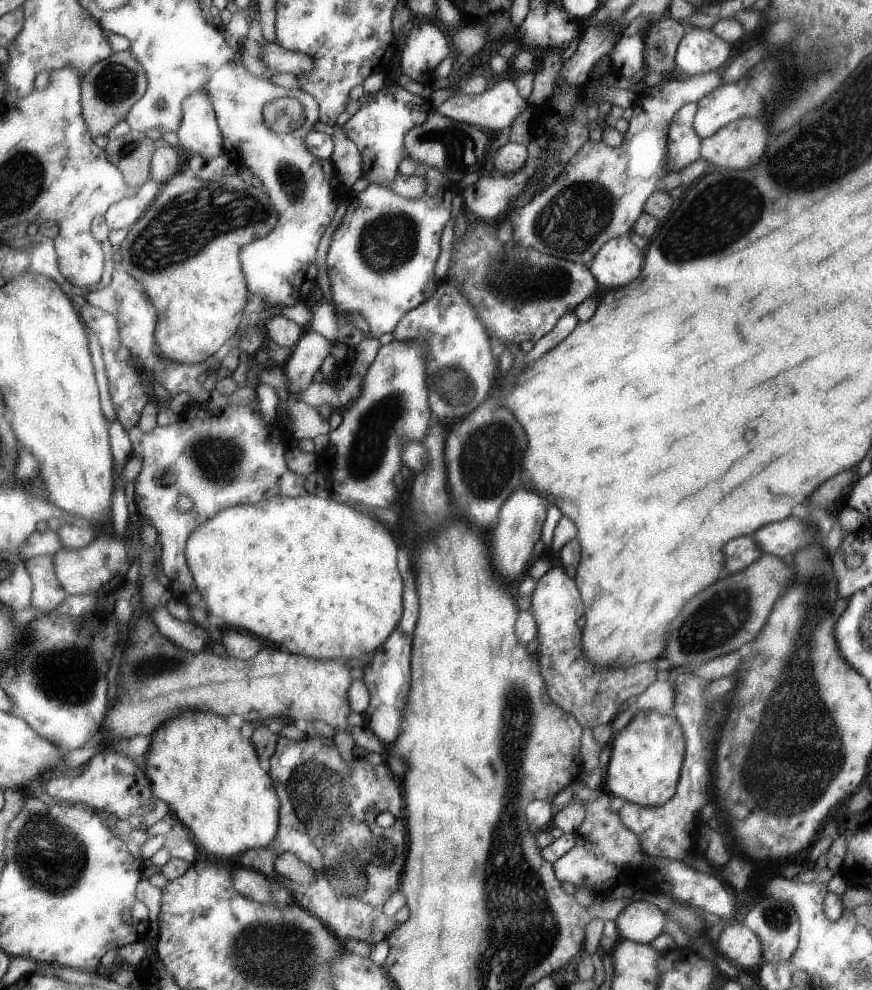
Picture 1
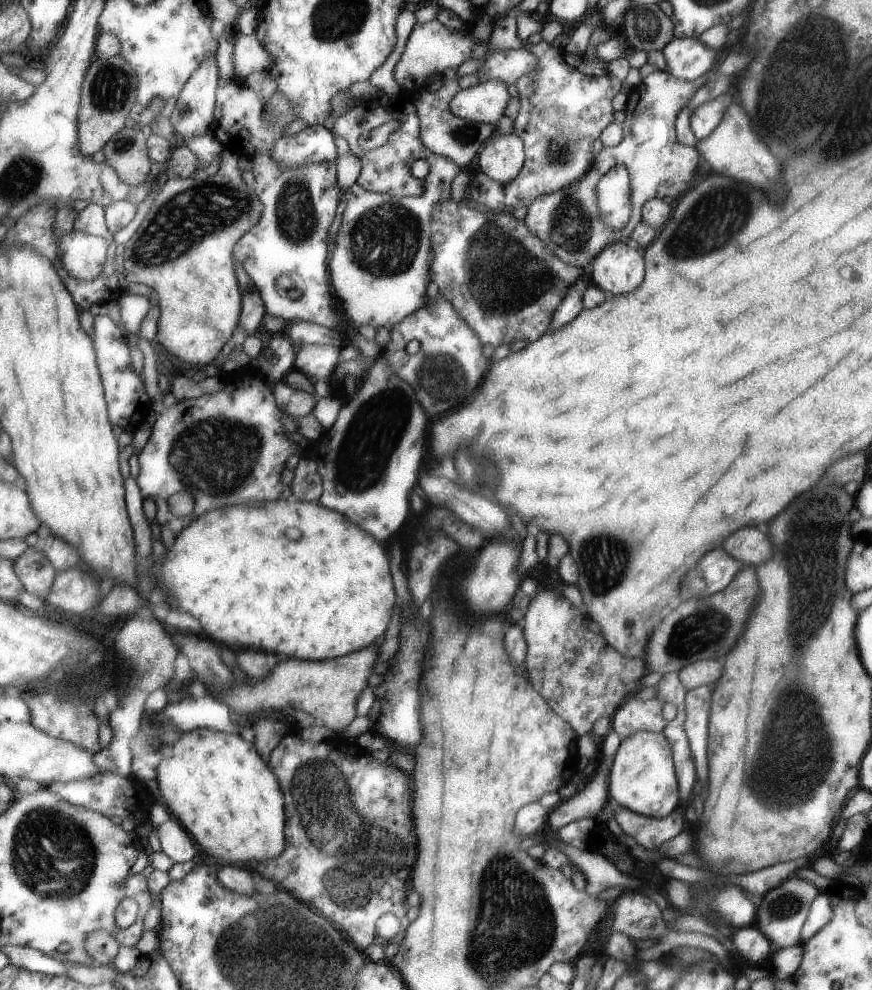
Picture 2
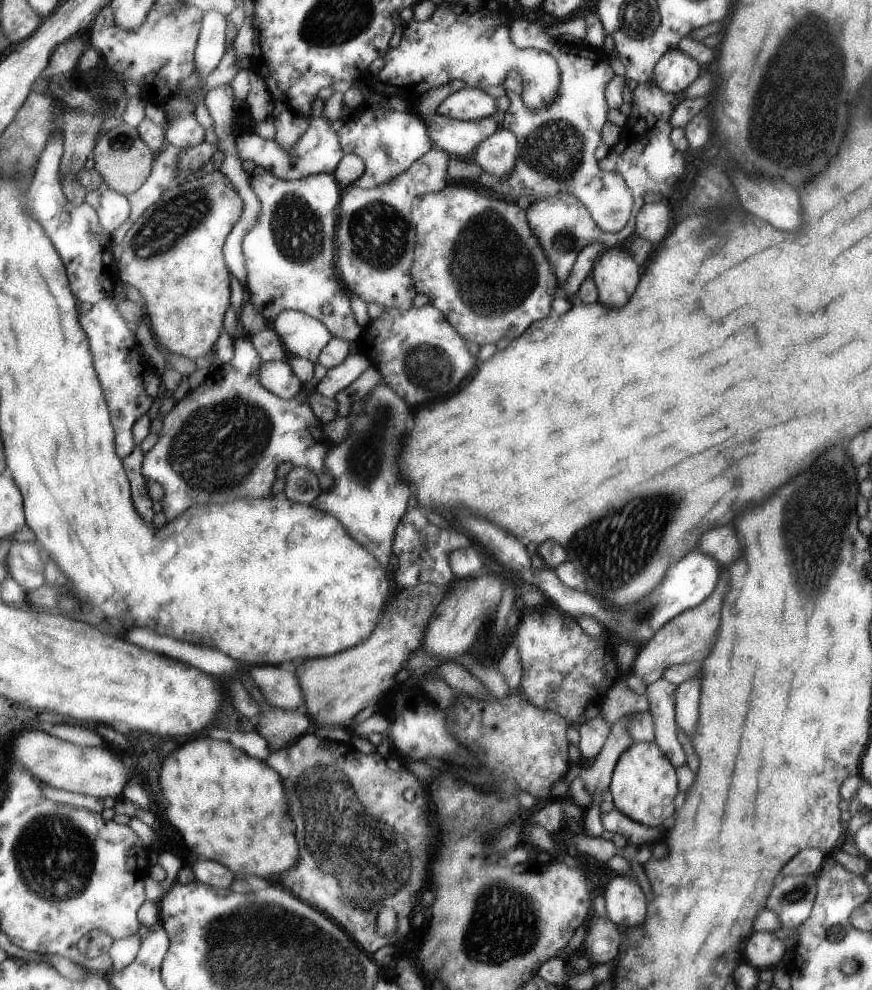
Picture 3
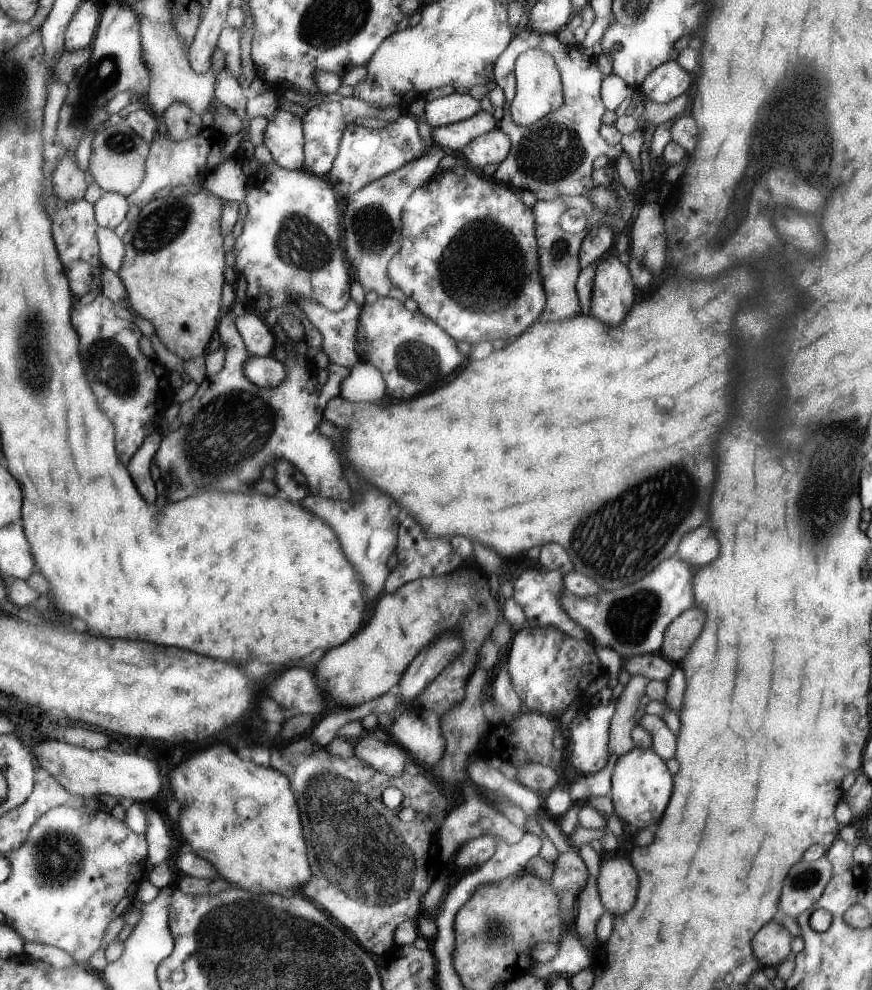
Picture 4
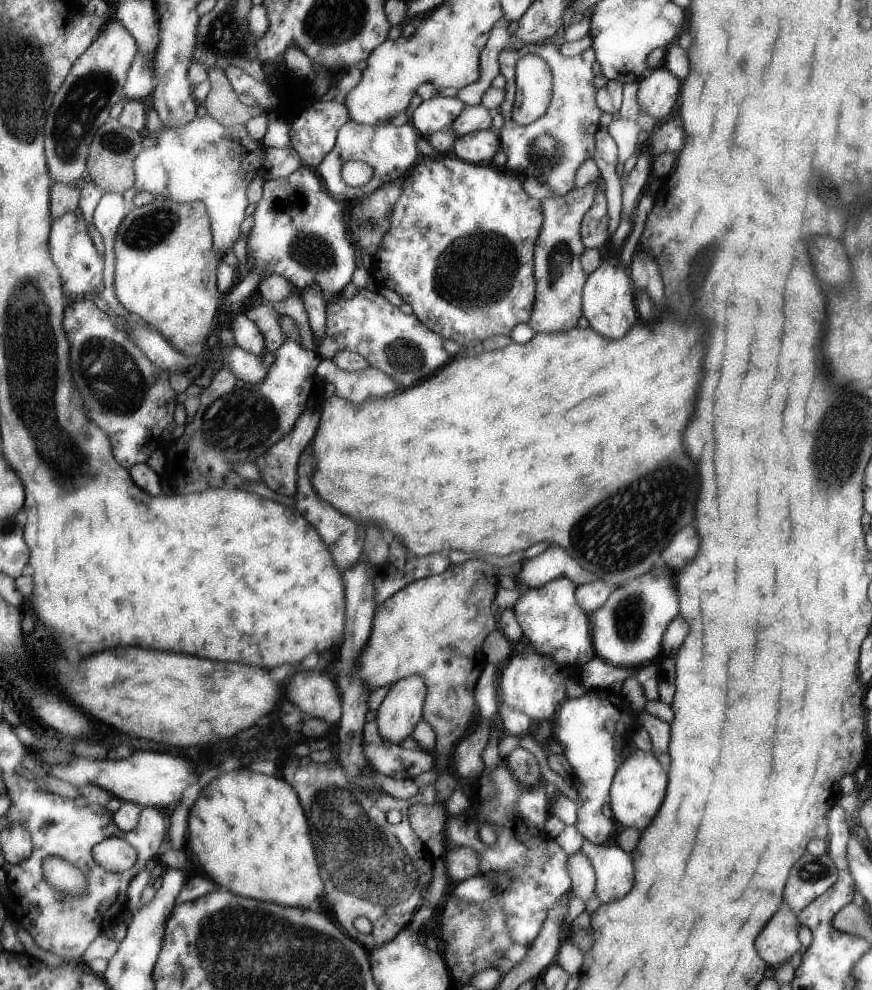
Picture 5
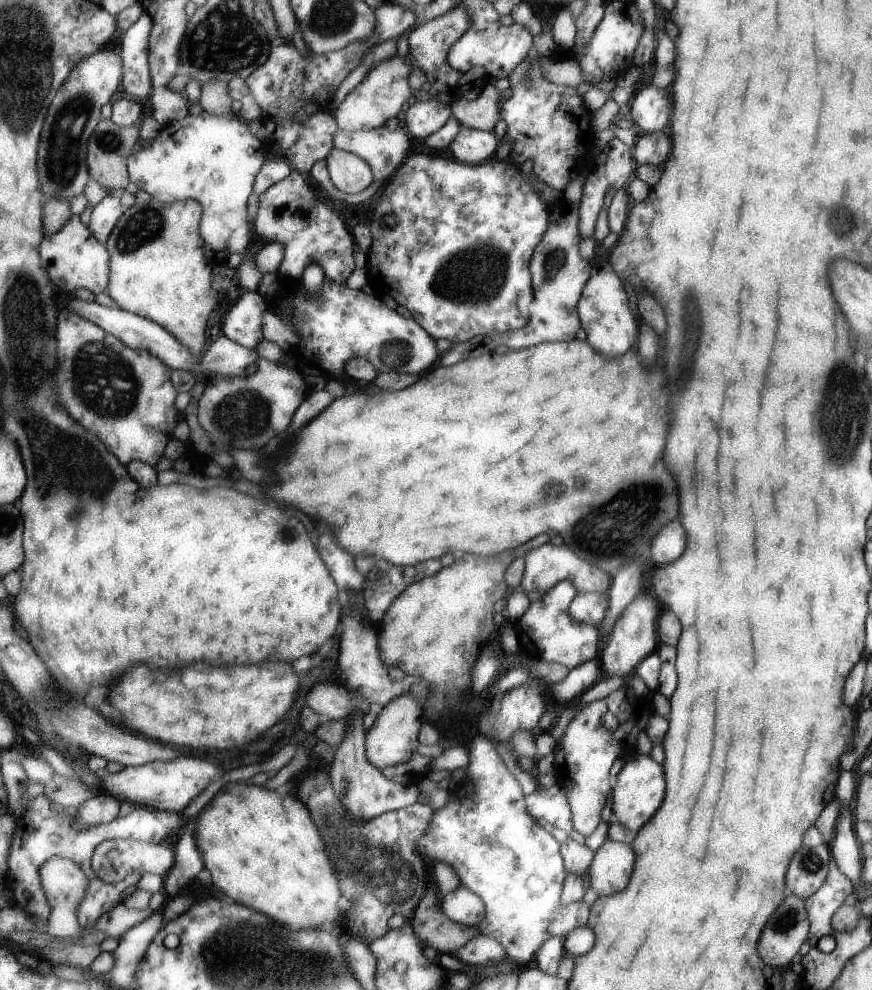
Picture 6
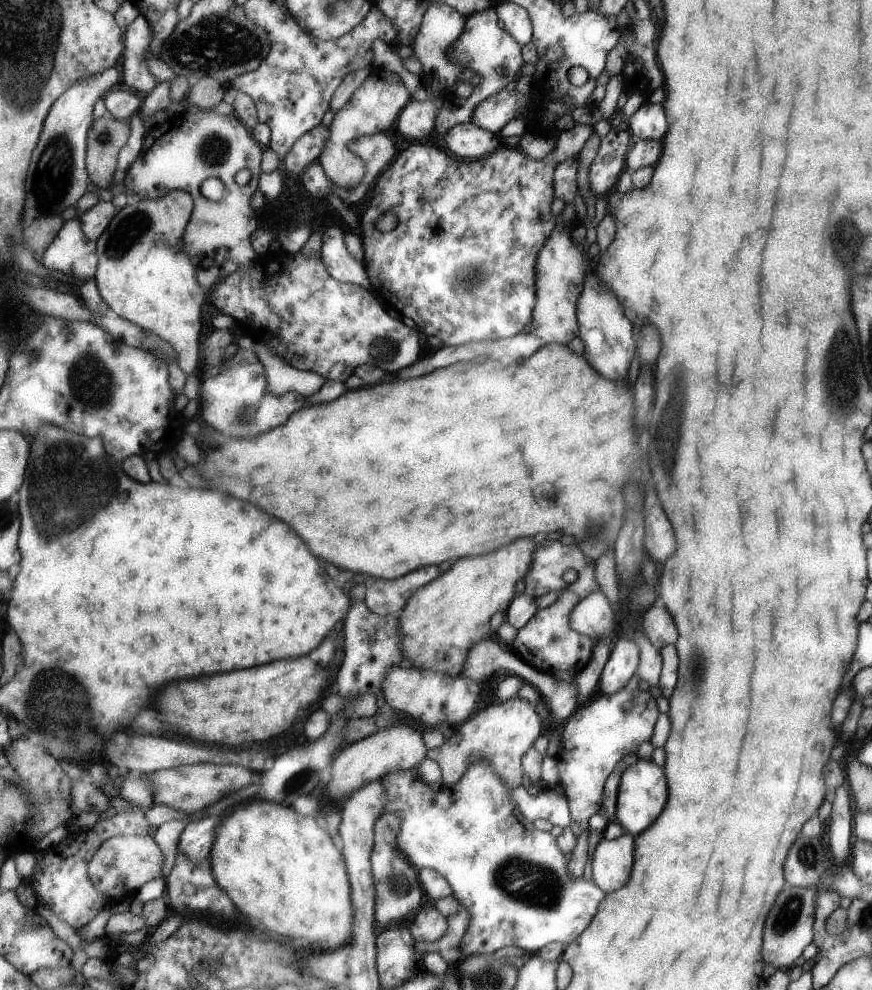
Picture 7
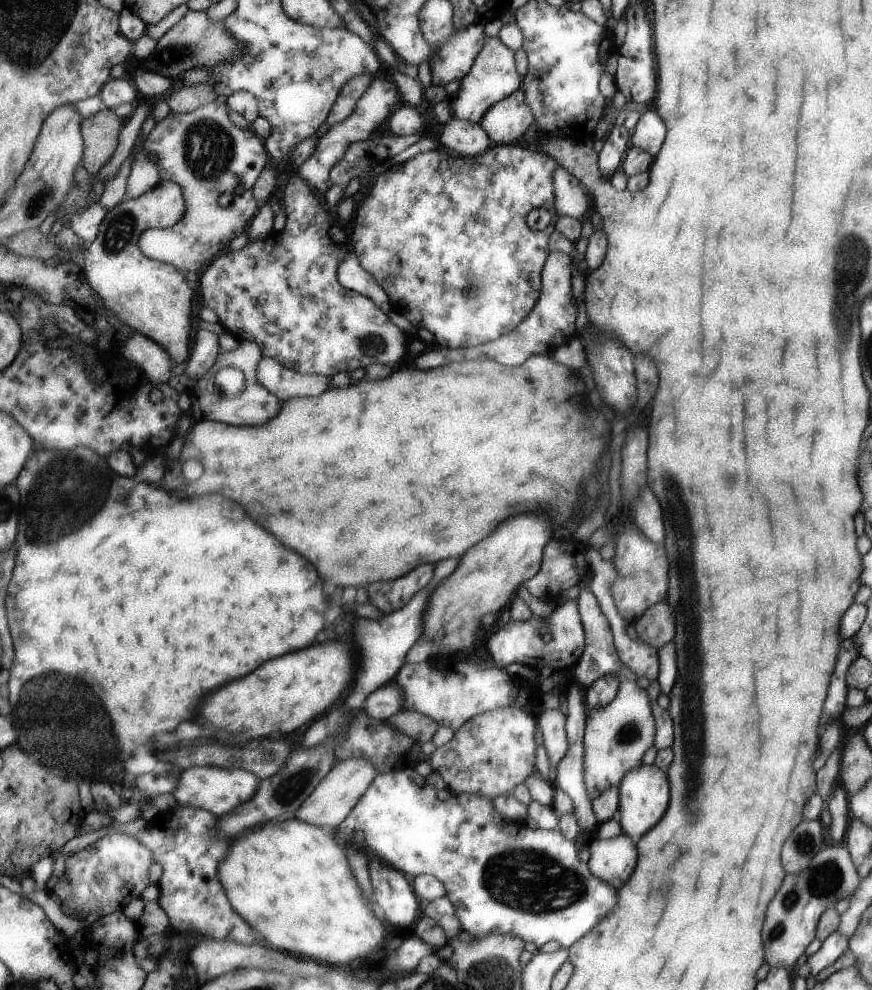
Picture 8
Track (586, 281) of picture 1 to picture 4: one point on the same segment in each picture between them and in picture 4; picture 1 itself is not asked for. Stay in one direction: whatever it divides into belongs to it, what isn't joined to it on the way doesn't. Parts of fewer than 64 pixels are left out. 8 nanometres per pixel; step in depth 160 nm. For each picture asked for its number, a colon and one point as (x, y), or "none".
2: (500, 278)
3: (477, 261)
4: (469, 259)

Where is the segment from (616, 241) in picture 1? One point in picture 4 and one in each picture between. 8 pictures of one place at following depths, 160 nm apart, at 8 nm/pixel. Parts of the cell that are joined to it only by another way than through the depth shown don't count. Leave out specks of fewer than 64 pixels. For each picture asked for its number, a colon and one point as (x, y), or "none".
2: (617, 269)
3: (615, 275)
4: (612, 293)

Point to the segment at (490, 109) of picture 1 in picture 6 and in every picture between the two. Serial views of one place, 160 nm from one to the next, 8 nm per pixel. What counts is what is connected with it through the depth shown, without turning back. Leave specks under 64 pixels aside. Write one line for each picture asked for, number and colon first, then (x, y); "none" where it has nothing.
2: (484, 103)
3: (466, 104)
4: (446, 110)
5: (431, 115)
6: (422, 119)

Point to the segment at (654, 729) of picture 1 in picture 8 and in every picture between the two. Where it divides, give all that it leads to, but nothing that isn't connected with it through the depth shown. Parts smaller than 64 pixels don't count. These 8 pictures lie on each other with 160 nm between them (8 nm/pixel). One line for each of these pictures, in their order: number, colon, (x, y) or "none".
2: (642, 777)
3: (643, 784)
4: (640, 785)
5: (637, 787)
6: (638, 790)
7: (641, 794)
8: (643, 793)

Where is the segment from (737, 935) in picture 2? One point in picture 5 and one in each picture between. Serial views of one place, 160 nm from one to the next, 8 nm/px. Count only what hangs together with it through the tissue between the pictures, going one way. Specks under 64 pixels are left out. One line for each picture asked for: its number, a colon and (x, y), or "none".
3: (764, 949)
4: (772, 945)
5: (779, 940)

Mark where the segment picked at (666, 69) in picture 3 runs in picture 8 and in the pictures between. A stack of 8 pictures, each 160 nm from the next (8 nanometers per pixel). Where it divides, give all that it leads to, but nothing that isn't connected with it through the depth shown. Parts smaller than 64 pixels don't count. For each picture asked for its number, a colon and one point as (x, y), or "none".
4: (666, 82)
5: (656, 94)
6: (649, 111)
7: (647, 122)
8: (648, 133)

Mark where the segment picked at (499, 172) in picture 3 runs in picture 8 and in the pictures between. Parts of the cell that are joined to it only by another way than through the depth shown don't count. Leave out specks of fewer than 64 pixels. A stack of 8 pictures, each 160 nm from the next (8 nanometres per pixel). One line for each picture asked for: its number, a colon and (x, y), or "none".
4: (490, 148)
5: (479, 147)
6: (472, 146)
7: (467, 140)
8: (458, 136)

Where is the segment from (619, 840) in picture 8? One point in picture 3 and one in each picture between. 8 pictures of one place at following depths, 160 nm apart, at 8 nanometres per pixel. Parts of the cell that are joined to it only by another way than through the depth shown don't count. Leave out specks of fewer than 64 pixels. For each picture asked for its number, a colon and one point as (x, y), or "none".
3: (625, 904)
4: (616, 882)
5: (614, 872)
6: (612, 863)
7: (612, 860)

